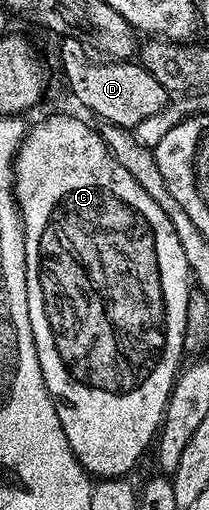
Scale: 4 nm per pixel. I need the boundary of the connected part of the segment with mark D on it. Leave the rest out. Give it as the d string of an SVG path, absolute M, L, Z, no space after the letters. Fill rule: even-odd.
M65 37L59 43L60 65L64 68L64 77L68 80L73 95L94 116L101 117L101 122L132 129L142 123L142 119L158 115L158 111L162 111L164 106L169 104L170 95L162 87L162 83L158 83L158 79L154 79L154 75L150 75L150 71L146 71L144 66L135 60L97 59L77 37Z

